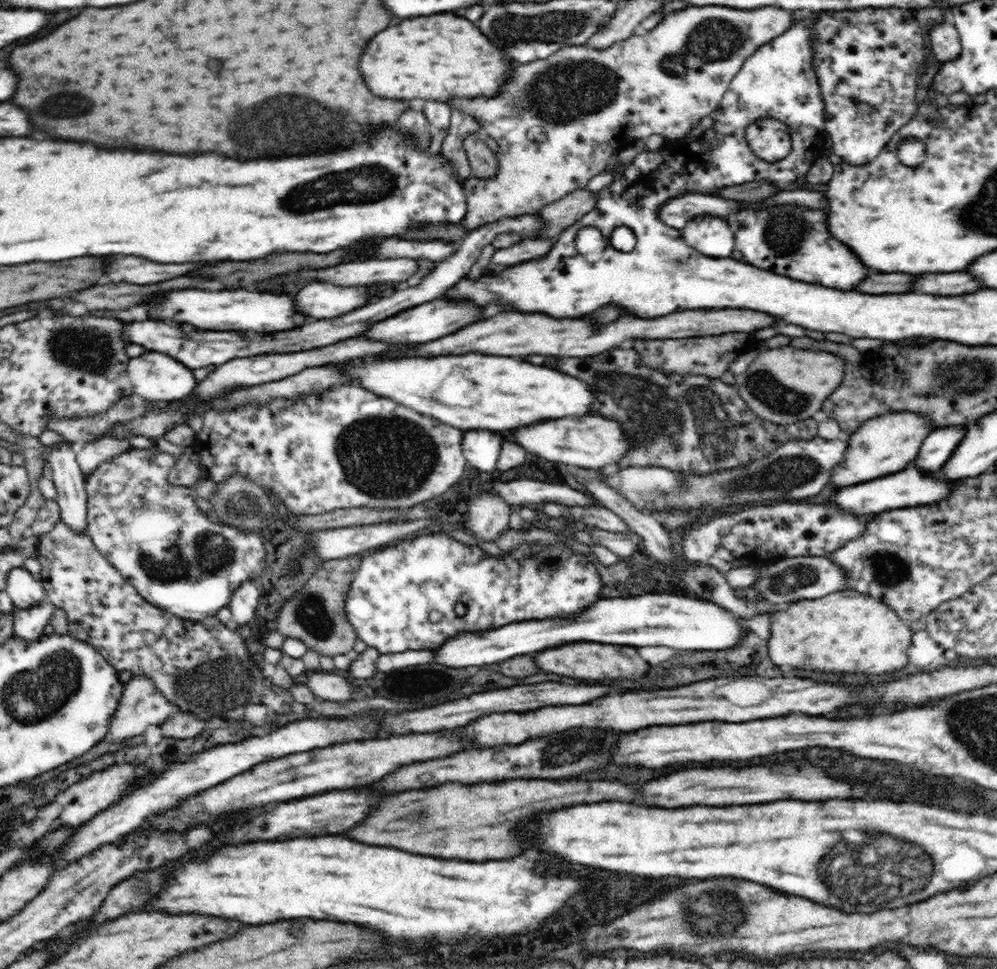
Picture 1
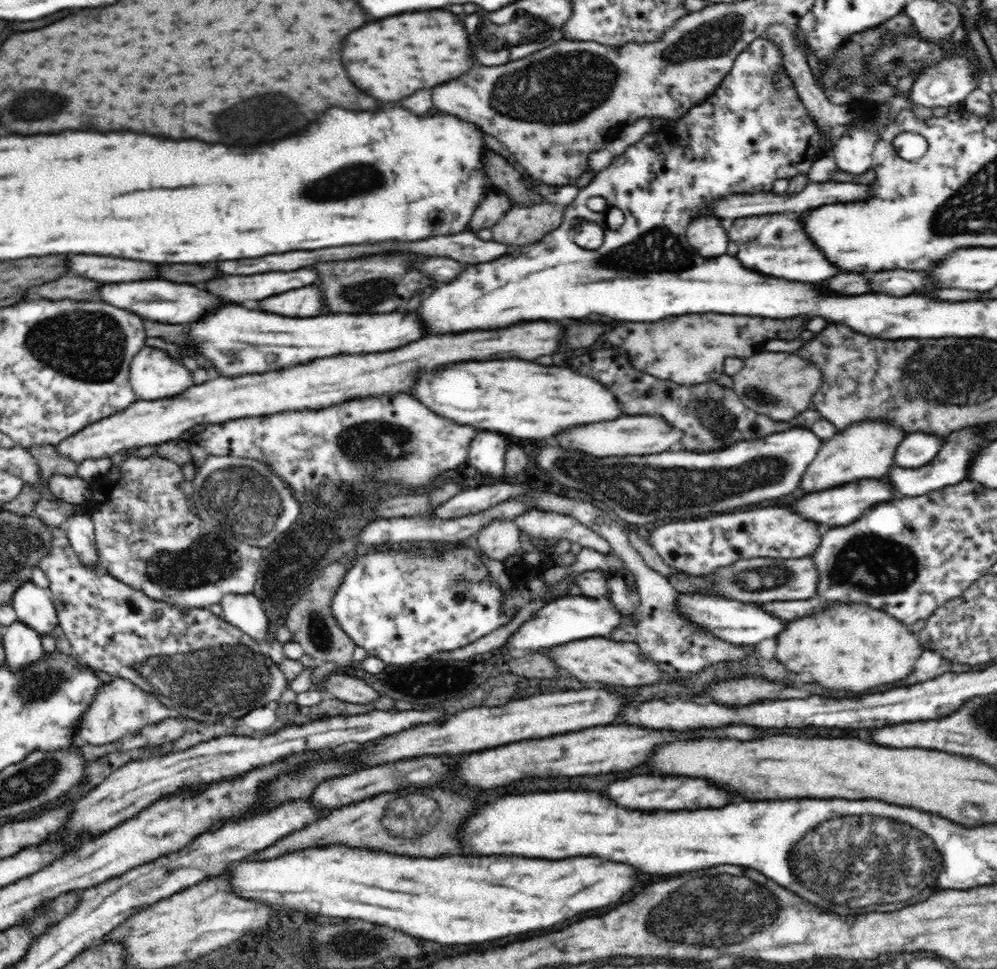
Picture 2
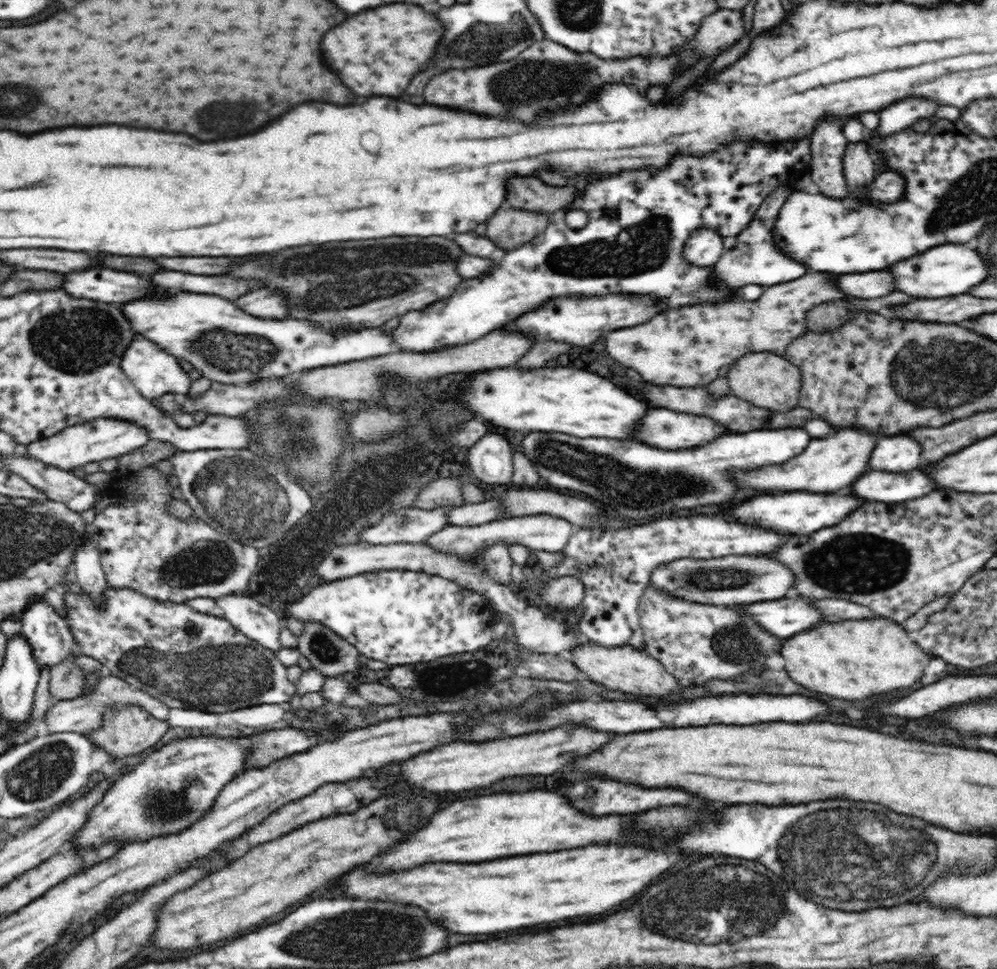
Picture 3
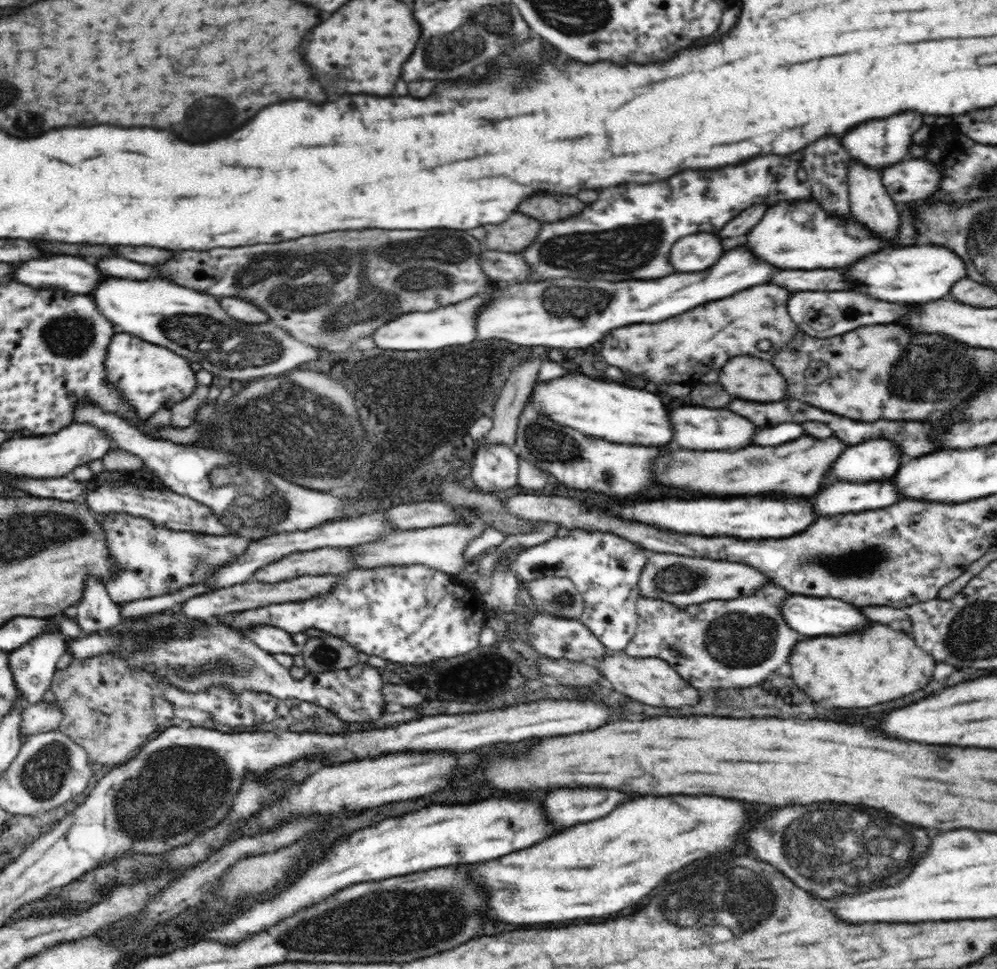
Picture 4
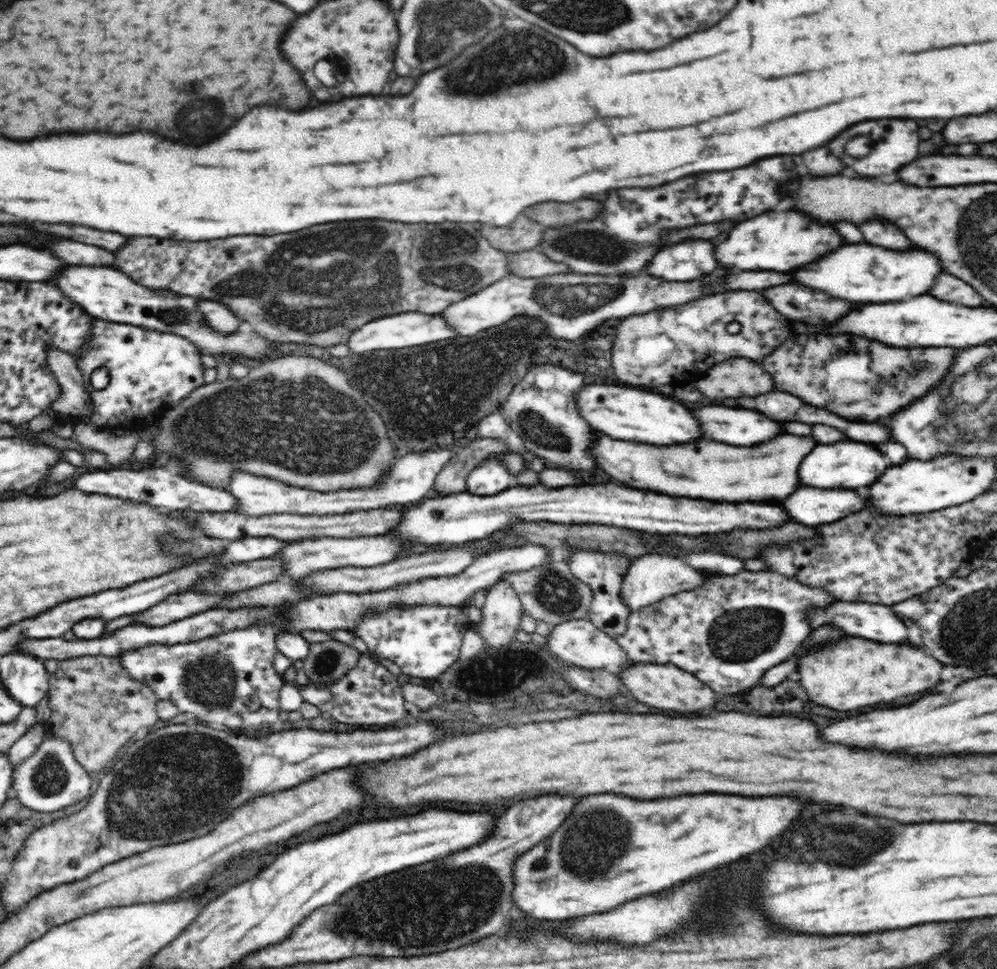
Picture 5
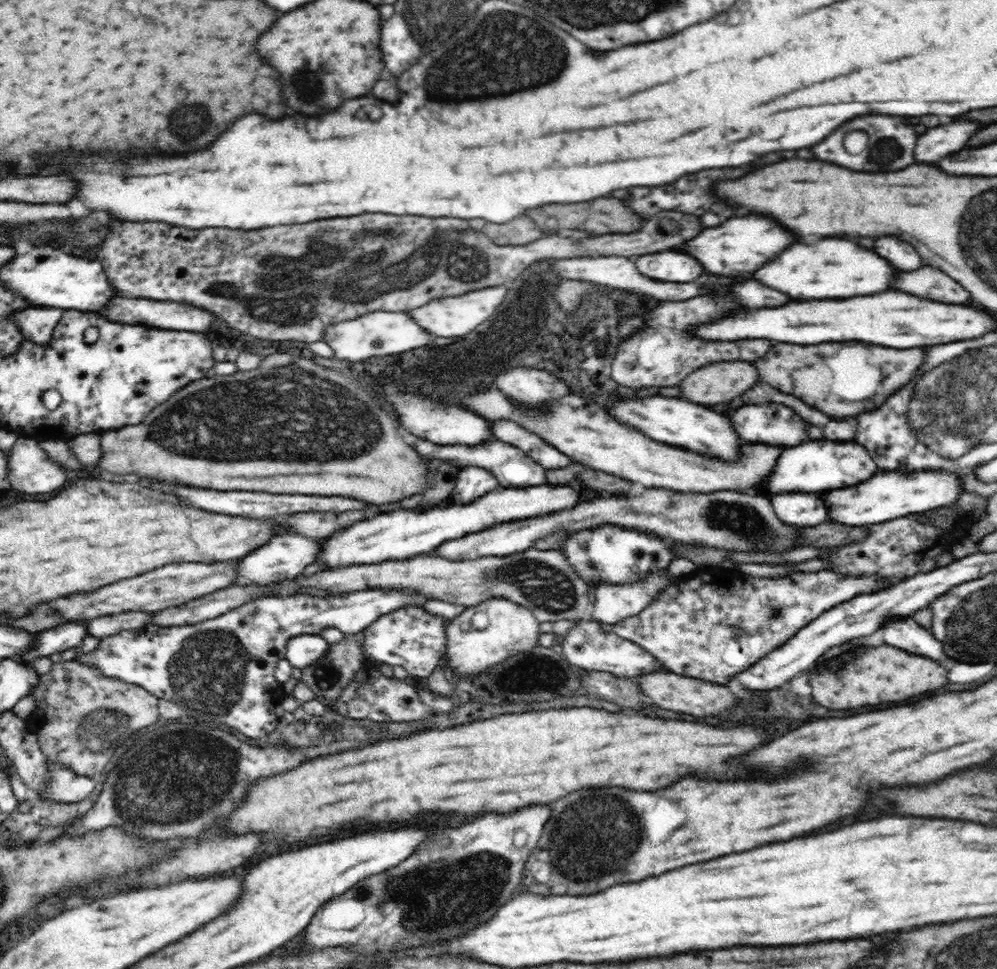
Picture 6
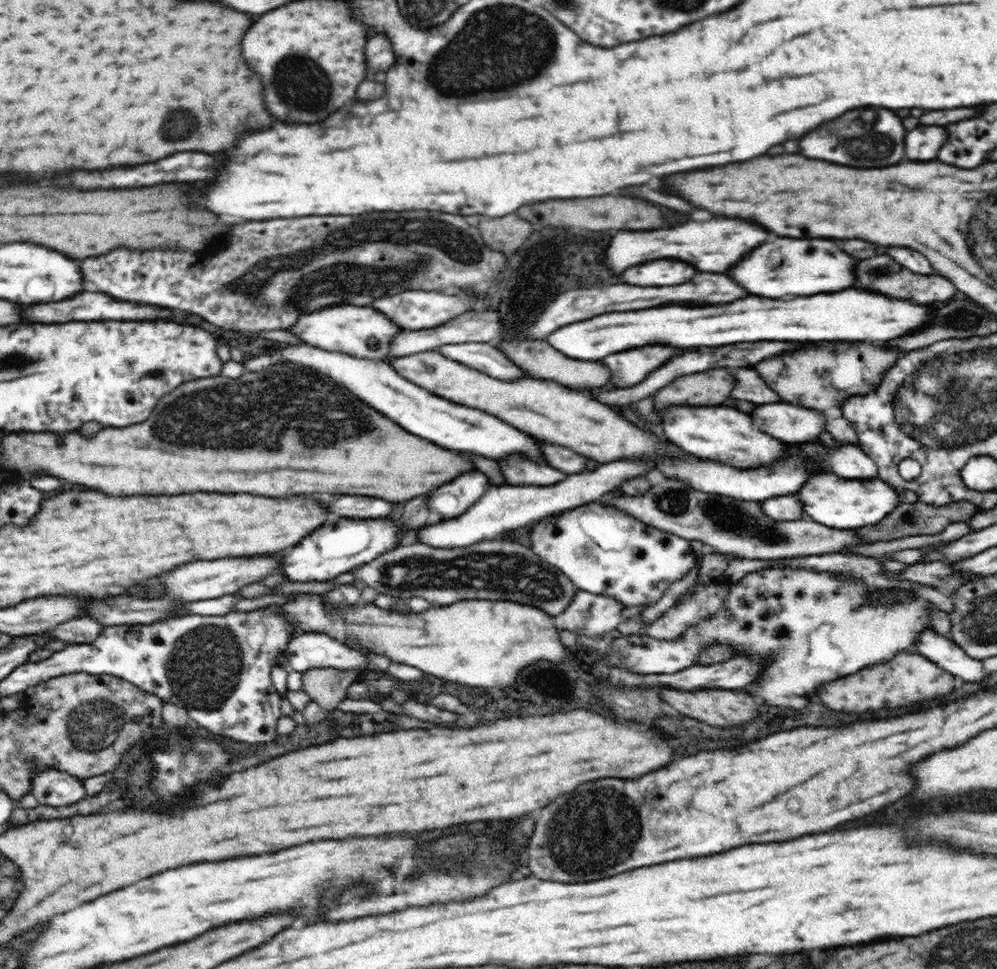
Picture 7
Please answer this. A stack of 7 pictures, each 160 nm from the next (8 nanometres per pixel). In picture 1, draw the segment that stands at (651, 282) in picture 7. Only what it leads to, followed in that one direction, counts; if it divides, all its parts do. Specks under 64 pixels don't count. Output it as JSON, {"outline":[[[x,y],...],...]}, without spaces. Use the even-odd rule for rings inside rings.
{"outline":[[[702,215],[690,220],[681,229],[688,246],[712,258],[730,258],[735,249],[734,231],[720,217]]]}

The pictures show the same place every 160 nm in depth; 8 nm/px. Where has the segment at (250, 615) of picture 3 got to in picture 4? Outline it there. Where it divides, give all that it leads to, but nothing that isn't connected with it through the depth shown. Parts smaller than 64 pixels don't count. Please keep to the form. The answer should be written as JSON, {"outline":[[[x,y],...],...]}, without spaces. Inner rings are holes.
{"outline":[[[254,625],[247,630],[246,635],[262,650],[277,657],[281,654],[294,656],[302,650],[302,647],[292,640],[292,635],[289,632],[272,625]]]}

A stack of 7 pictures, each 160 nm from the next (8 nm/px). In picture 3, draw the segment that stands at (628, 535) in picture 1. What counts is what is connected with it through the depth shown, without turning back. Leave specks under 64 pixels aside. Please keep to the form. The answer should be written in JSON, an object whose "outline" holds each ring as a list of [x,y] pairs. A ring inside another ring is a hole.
{"outline":[[[547,514],[526,515],[522,517],[510,517],[492,521],[480,526],[456,526],[448,524],[443,530],[436,532],[424,544],[428,548],[442,551],[449,556],[456,556],[463,560],[464,554],[472,554],[481,548],[487,548],[492,544],[506,544],[507,546],[519,544],[528,549],[545,550],[546,552],[561,552],[570,541],[575,526],[564,520]]]}

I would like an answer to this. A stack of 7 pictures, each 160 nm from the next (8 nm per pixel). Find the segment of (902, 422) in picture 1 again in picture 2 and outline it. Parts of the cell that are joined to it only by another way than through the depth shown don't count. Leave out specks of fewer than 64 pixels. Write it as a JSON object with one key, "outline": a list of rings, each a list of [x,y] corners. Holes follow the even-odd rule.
{"outline":[[[860,421],[851,424],[837,432],[828,442],[822,442],[820,454],[816,454],[812,466],[808,466],[800,478],[799,492],[818,492],[862,478],[883,478],[894,467],[896,448],[905,436],[906,431],[890,421]]]}

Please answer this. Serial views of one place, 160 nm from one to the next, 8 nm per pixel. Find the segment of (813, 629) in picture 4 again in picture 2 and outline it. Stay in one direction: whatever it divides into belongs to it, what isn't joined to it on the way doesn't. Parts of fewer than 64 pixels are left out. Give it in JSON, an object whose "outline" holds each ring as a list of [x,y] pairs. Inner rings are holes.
{"outline":[[[680,593],[677,608],[694,626],[703,628],[707,634],[730,644],[758,644],[764,638],[774,638],[776,634],[780,634],[784,626],[780,618],[766,614],[766,611],[756,603],[744,603],[718,596]]]}

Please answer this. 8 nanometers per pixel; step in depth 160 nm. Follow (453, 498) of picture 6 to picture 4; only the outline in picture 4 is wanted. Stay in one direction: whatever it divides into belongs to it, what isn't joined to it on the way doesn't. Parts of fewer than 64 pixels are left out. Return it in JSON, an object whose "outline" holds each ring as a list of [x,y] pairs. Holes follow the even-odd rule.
{"outline":[[[479,446],[471,466],[475,489],[482,493],[497,492],[517,485],[519,454],[510,446]]]}

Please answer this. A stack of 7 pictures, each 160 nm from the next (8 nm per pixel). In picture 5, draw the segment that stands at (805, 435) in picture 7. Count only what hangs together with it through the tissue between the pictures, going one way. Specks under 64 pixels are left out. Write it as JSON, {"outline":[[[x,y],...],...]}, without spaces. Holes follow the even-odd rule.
{"outline":[[[704,406],[694,410],[702,428],[702,440],[724,442],[732,446],[754,446],[780,434],[780,424],[754,410],[726,406]]]}

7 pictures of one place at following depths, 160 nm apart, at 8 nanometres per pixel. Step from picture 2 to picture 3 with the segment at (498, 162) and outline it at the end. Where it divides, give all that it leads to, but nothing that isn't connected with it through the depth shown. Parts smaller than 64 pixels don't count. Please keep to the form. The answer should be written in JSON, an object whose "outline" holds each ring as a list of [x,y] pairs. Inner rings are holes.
{"outline":[[[512,176],[506,192],[506,200],[510,203],[510,208],[548,214],[568,207],[574,196],[576,196],[574,186],[554,188],[530,176]]]}

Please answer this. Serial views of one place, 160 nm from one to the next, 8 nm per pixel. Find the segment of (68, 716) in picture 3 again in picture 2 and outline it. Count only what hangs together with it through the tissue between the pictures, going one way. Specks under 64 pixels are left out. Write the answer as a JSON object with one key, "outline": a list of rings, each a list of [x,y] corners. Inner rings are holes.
{"outline":[[[116,677],[98,688],[98,694],[94,694],[94,702],[80,718],[74,736],[89,747],[110,744],[126,736],[128,732],[135,734],[148,724],[158,724],[174,715],[175,713],[152,693],[140,689],[128,679]]]}

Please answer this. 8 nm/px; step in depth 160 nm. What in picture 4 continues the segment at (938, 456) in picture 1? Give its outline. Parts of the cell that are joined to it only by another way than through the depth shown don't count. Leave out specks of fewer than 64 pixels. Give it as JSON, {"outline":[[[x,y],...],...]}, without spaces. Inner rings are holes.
{"outline":[[[872,440],[850,446],[832,466],[832,476],[848,482],[870,482],[890,478],[902,466],[902,450],[890,440]]]}

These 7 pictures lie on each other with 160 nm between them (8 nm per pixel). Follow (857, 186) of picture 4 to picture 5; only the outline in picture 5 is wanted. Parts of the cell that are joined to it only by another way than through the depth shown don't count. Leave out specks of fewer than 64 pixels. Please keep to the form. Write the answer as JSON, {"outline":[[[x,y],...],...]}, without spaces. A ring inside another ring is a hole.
{"outline":[[[868,220],[868,222],[860,224],[858,228],[864,234],[864,238],[874,246],[882,246],[882,248],[890,248],[890,250],[908,250],[912,246],[912,242],[906,238],[906,234],[900,228],[896,228],[892,222]]]}

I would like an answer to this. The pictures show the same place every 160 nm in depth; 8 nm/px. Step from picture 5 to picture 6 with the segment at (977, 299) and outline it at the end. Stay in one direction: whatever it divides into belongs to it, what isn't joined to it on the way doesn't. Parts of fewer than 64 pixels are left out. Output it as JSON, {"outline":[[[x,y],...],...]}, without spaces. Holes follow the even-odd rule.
{"outline":[[[936,268],[904,272],[896,278],[896,288],[920,298],[936,300],[936,302],[966,304],[970,300],[968,290],[964,290],[956,280],[952,280],[950,276],[946,276]]]}

